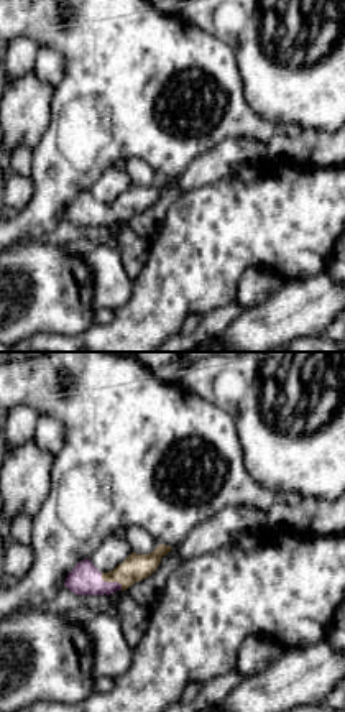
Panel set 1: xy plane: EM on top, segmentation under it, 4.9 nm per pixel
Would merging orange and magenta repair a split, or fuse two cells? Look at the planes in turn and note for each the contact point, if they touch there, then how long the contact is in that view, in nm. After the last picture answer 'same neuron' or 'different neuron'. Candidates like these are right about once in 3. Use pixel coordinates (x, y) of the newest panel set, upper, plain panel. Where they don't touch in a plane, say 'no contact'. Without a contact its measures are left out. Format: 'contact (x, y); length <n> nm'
contact (110, 212); length 140 nm

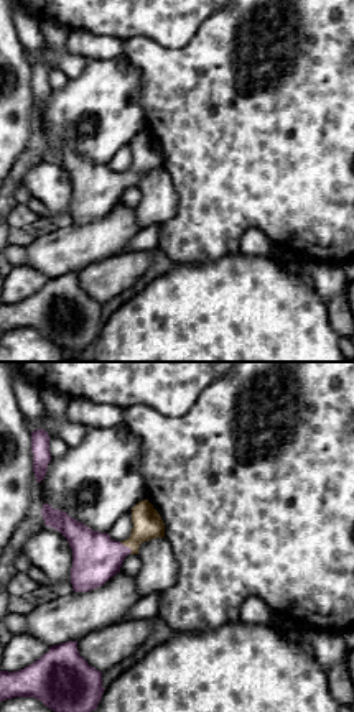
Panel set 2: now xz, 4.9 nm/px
contact (125, 176); length 90 nm

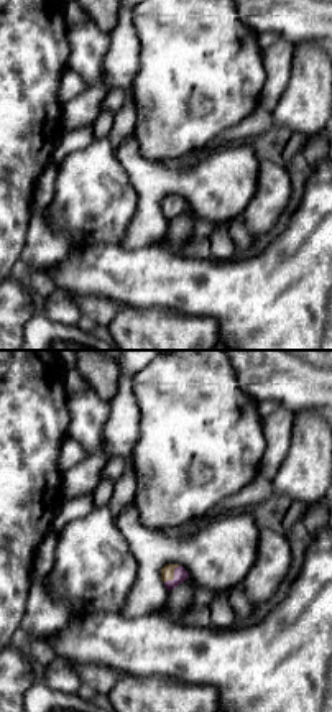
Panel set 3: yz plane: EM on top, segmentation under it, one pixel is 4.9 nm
contact (173, 208); length 120 nm

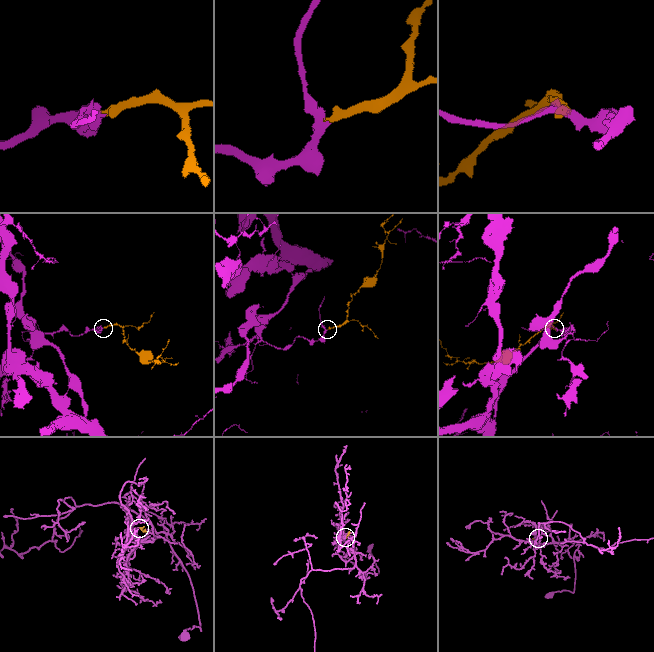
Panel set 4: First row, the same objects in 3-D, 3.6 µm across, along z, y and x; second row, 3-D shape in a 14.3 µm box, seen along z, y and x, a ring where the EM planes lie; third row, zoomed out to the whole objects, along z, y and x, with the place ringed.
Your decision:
same neuron

